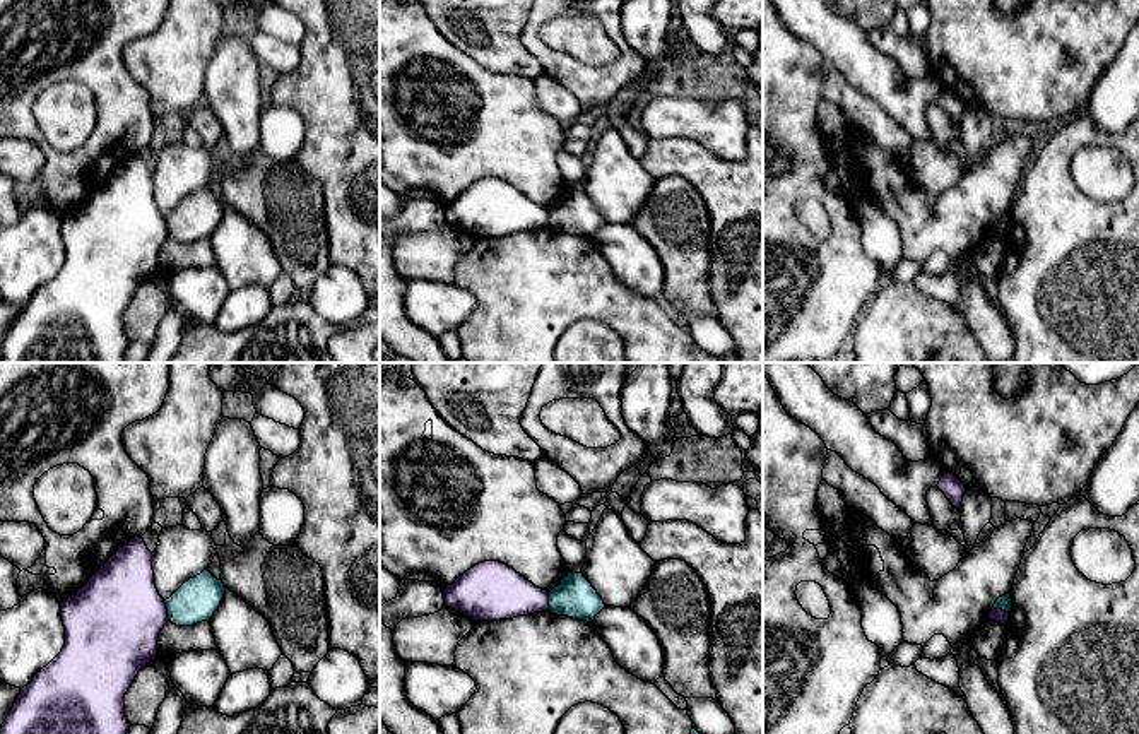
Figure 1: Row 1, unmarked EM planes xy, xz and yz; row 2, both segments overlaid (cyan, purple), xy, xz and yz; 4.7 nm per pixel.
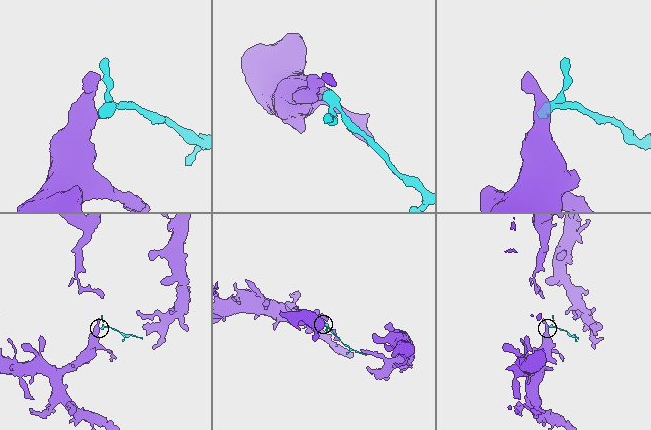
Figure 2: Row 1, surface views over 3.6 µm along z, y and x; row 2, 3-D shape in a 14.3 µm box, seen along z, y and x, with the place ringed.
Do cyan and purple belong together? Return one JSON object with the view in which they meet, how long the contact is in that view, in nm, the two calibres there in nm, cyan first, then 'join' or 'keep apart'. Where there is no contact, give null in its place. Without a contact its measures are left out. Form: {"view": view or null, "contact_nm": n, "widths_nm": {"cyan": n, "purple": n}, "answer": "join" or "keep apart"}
{"view": "xy", "contact_nm": 100, "widths_nm": {"cyan": 200, "purple": 420}, "answer": "keep apart"}

